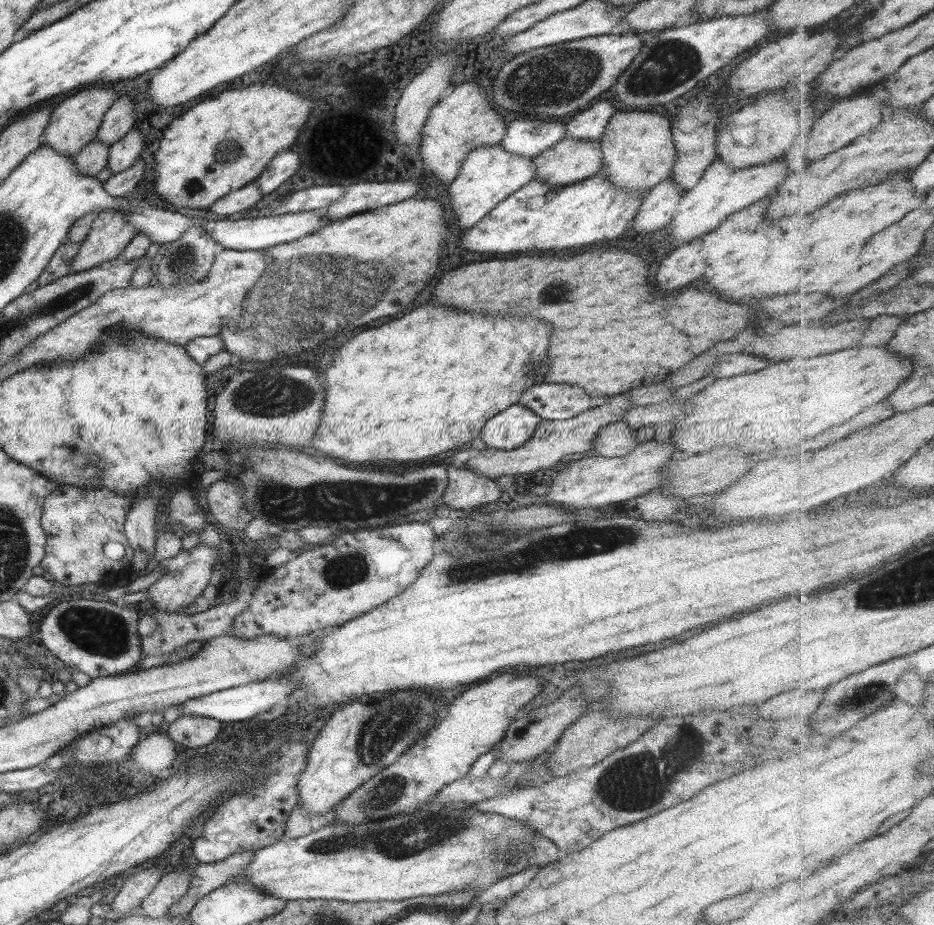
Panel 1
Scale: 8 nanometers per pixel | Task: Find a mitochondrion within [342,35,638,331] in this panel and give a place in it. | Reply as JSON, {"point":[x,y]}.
{"point":[575,70]}

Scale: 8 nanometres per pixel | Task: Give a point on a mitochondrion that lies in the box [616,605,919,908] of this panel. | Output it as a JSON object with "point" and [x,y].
{"point":[861,697]}

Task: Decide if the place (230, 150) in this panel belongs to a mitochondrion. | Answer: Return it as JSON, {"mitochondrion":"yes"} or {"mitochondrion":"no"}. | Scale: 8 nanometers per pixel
{"mitochondrion":"yes"}

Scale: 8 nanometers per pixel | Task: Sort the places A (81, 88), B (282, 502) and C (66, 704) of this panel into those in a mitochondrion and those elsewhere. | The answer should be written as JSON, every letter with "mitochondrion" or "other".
{"A":"other","B":"mitochondrion","C":"other"}

